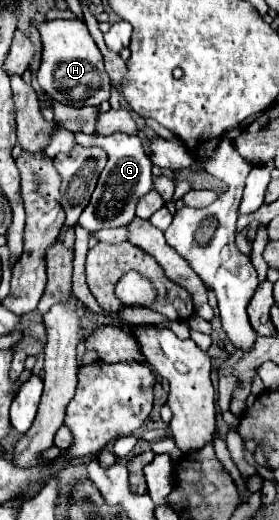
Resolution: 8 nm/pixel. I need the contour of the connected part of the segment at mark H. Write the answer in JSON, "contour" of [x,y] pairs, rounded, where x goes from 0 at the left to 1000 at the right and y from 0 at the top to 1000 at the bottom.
{"contour":[[[301,37],[165,40],[136,48],[136,60],[151,75],[151,117],[129,148],[158,179],[194,187],[194,194],[258,206],[358,202],[394,190],[394,148],[373,137],[366,102],[323,71]]]}

